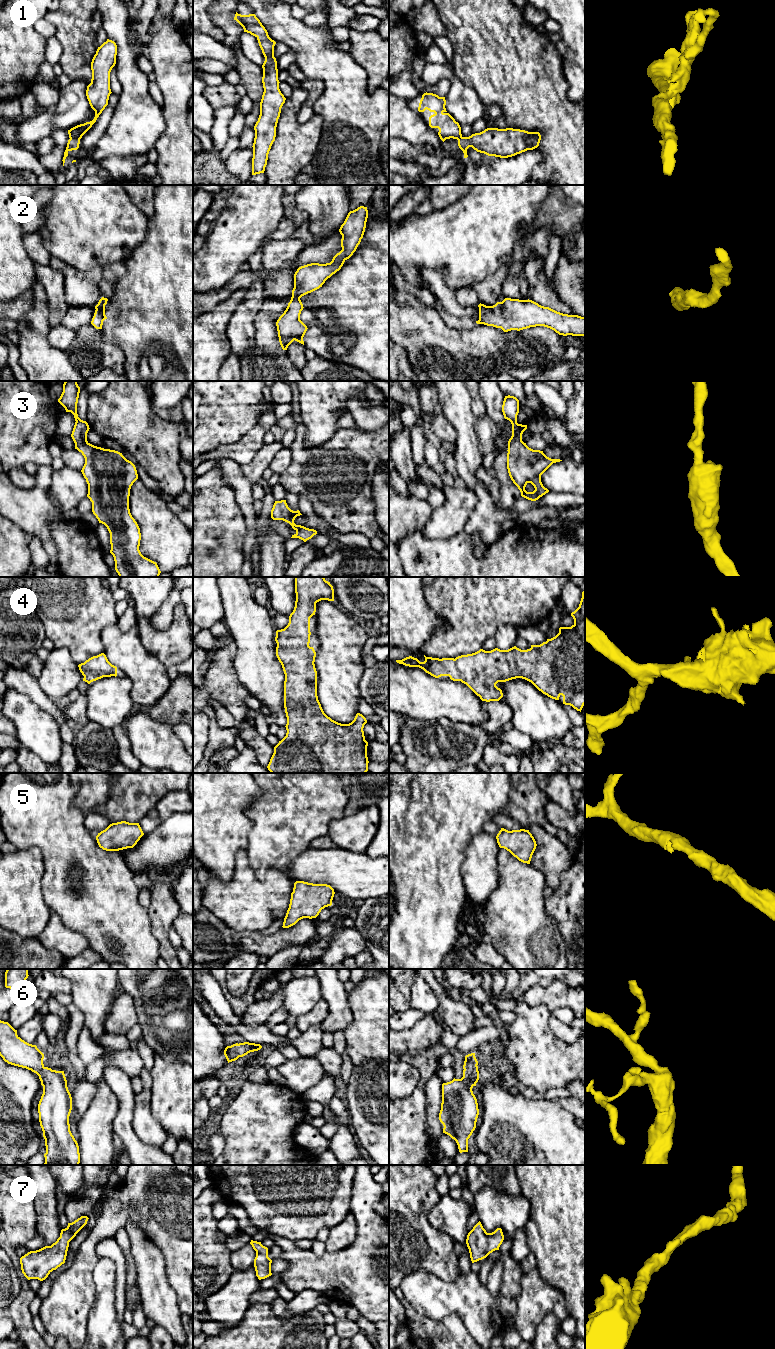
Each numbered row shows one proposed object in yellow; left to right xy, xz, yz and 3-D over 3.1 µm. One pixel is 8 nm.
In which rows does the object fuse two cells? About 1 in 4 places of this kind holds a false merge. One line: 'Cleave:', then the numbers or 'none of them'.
Cleave: 1

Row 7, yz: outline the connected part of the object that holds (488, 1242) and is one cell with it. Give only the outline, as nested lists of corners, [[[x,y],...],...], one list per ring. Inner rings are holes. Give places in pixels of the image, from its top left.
[[[479,1221],[468,1233],[466,1239],[472,1263],[486,1258],[495,1250],[499,1250],[503,1240],[504,1235],[501,1228],[487,1233]]]

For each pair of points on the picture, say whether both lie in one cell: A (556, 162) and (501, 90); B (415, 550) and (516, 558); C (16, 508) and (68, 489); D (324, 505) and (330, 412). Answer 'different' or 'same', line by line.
A: same
B: same
C: different
D: different

